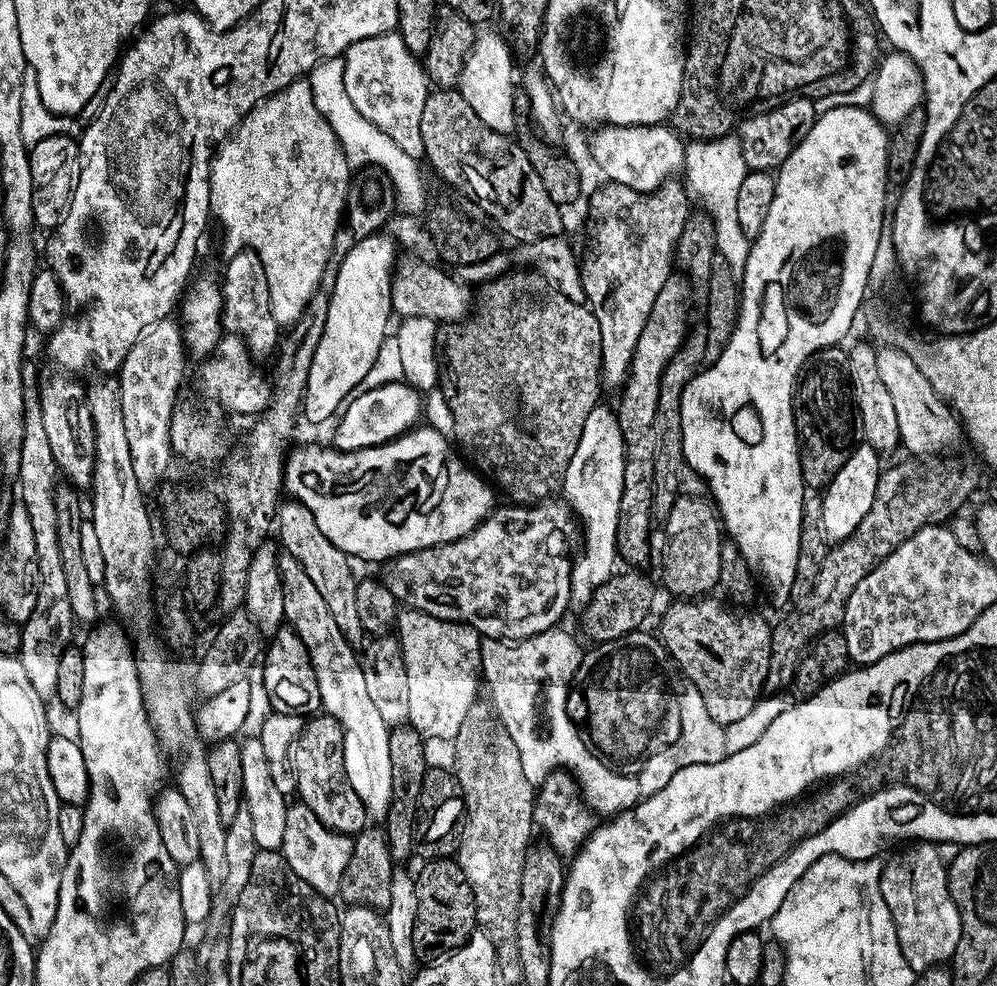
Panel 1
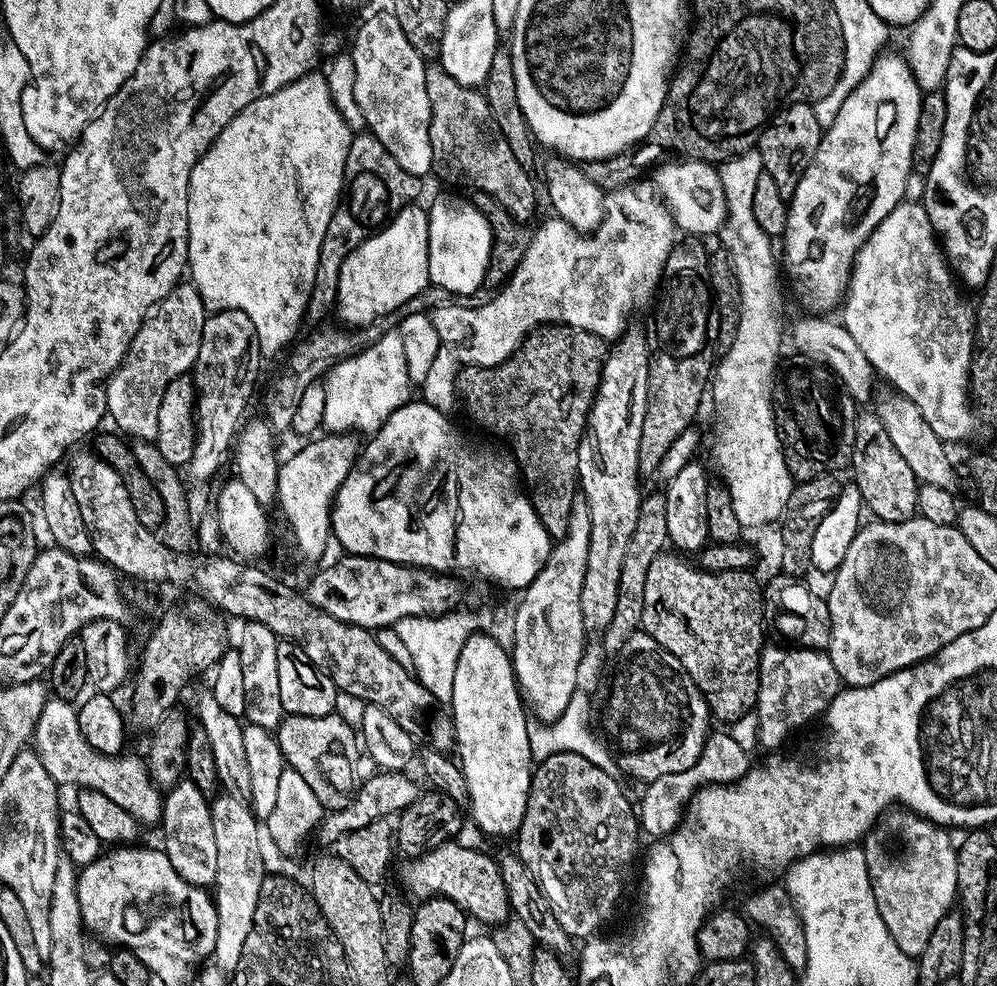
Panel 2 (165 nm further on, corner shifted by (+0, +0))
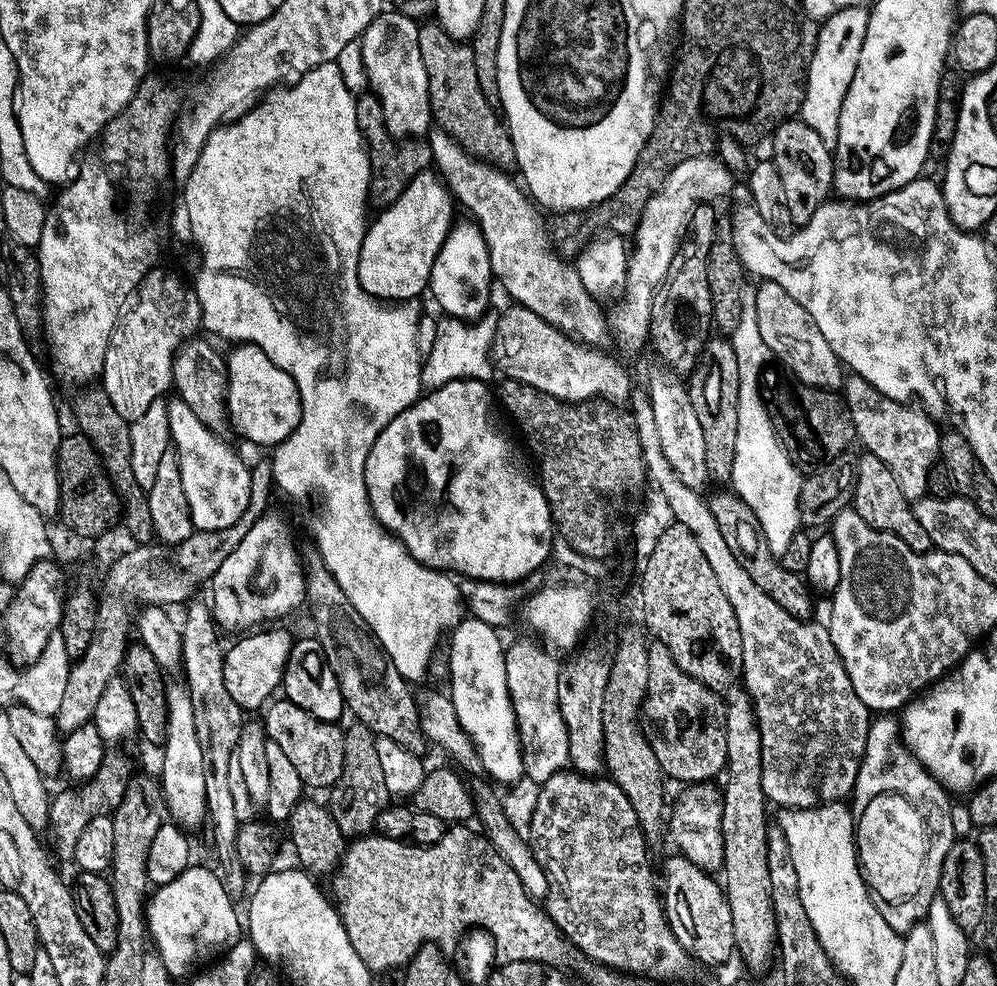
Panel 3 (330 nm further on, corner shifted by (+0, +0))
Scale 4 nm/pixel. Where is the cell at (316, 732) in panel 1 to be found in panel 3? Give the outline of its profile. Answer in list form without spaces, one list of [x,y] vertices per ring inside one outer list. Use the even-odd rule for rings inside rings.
[[[286,698],[279,699],[273,699],[262,712],[264,715],[262,723],[267,739],[282,746],[286,758],[290,758],[294,770],[298,770],[300,779],[309,789],[331,789],[342,774],[344,733],[341,725],[331,720],[314,718],[306,710],[302,710],[302,706],[294,706],[294,702],[290,702]]]

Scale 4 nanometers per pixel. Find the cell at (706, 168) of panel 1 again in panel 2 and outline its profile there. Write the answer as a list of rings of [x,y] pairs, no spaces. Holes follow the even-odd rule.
[[[749,149],[747,152],[741,153],[741,156],[732,160],[727,160],[719,167],[720,181],[723,184],[723,192],[727,198],[727,214],[728,219],[725,220],[724,225],[720,227],[718,233],[719,243],[730,254],[732,259],[732,265],[734,270],[738,274],[738,286],[740,287],[740,321],[738,322],[738,334],[734,334],[734,346],[730,346],[728,352],[723,353],[719,357],[718,363],[714,368],[714,375],[710,380],[710,392],[717,396],[718,399],[724,400],[724,405],[721,406],[720,412],[724,415],[724,429],[720,432],[720,441],[716,444],[716,464],[720,467],[722,475],[722,482],[730,490],[730,502],[734,502],[734,514],[738,514],[738,522],[741,529],[748,530],[748,528],[760,528],[763,524],[775,525],[777,521],[783,517],[784,507],[786,502],[790,498],[794,487],[794,481],[792,475],[788,473],[788,467],[784,461],[784,450],[782,447],[782,441],[780,439],[780,433],[776,427],[776,413],[772,410],[772,389],[774,387],[774,377],[778,372],[778,363],[776,359],[780,356],[780,320],[776,317],[776,268],[778,272],[778,256],[772,253],[772,244],[774,244],[773,237],[766,234],[766,230],[762,230],[762,226],[758,226],[757,219],[754,218],[753,212],[753,200],[755,183],[758,182],[758,178],[761,176],[764,169],[764,163],[761,160],[761,154],[757,149]]]

